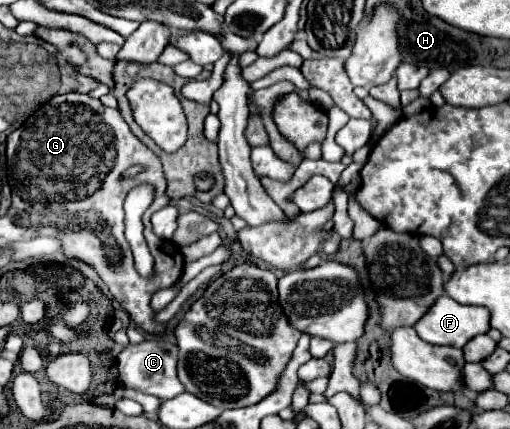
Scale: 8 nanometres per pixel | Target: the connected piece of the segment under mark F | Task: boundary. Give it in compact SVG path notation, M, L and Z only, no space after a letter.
M441 295L431 311L427 311L427 317L415 325L415 331L431 345L463 347L473 337L491 329L489 319L489 309L461 305L447 295Z

